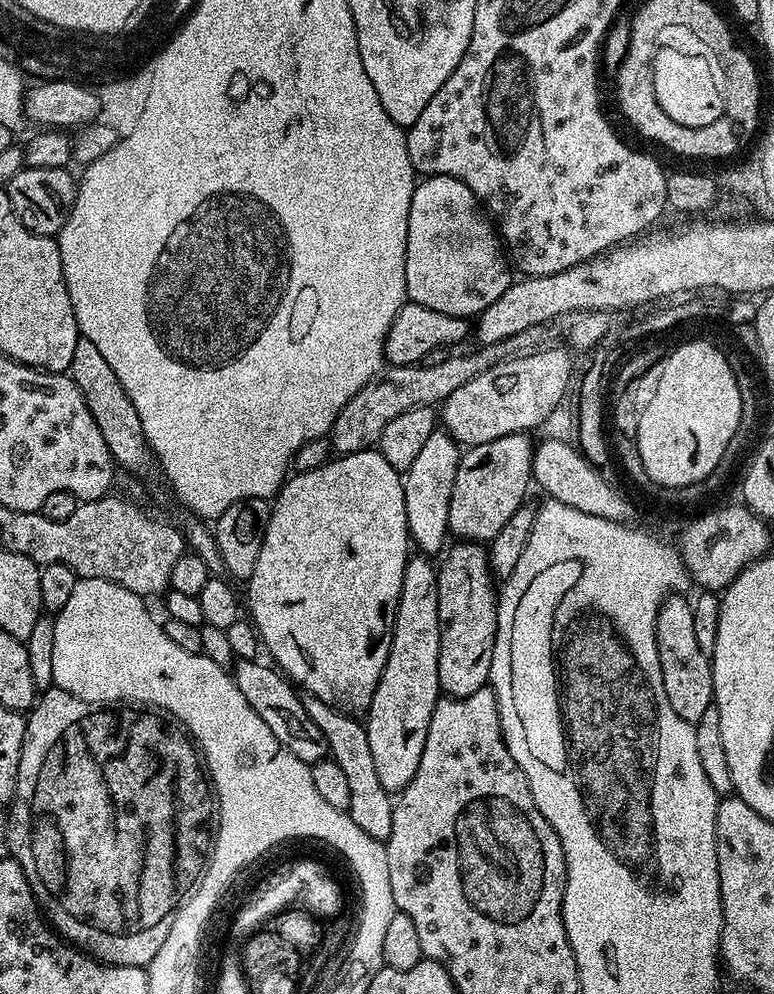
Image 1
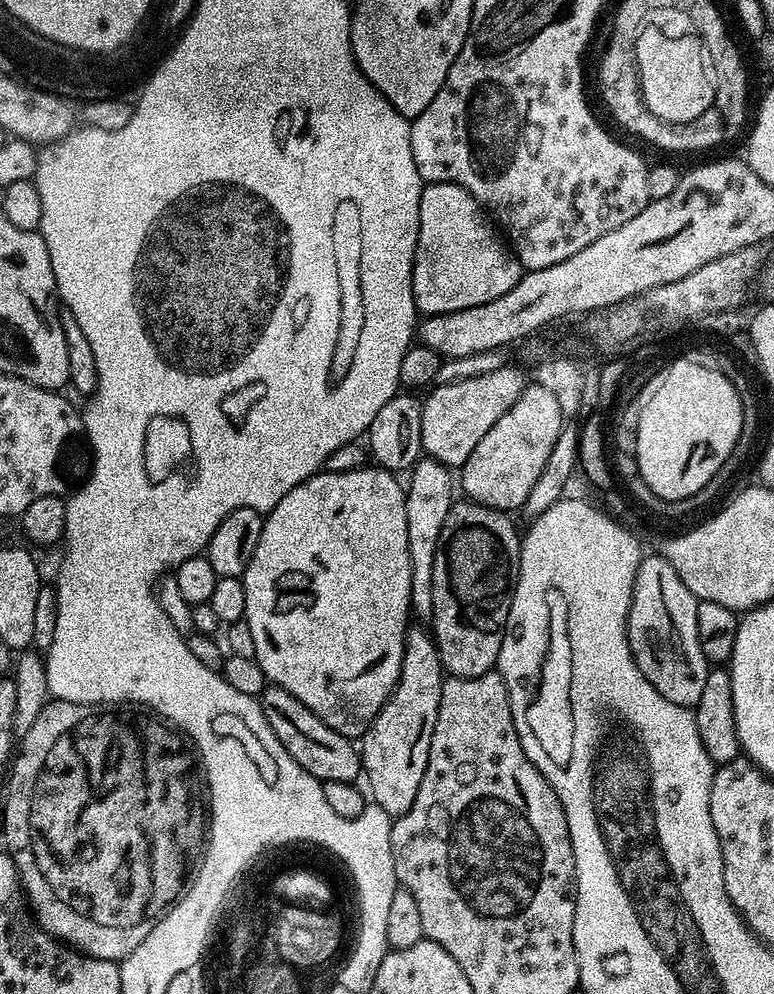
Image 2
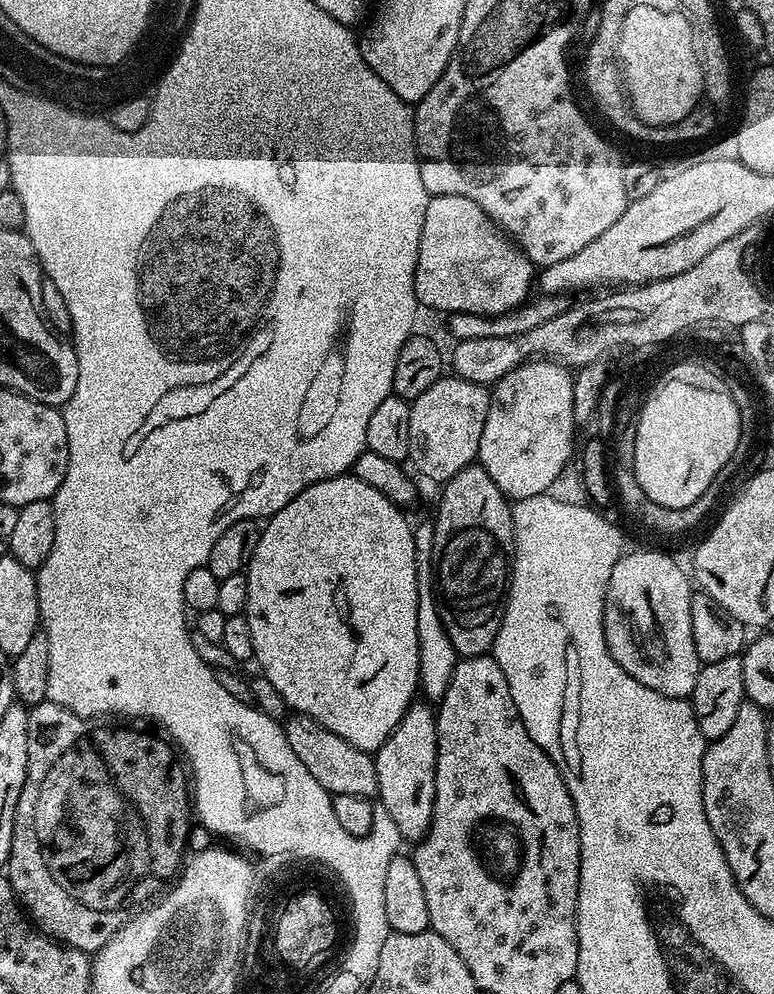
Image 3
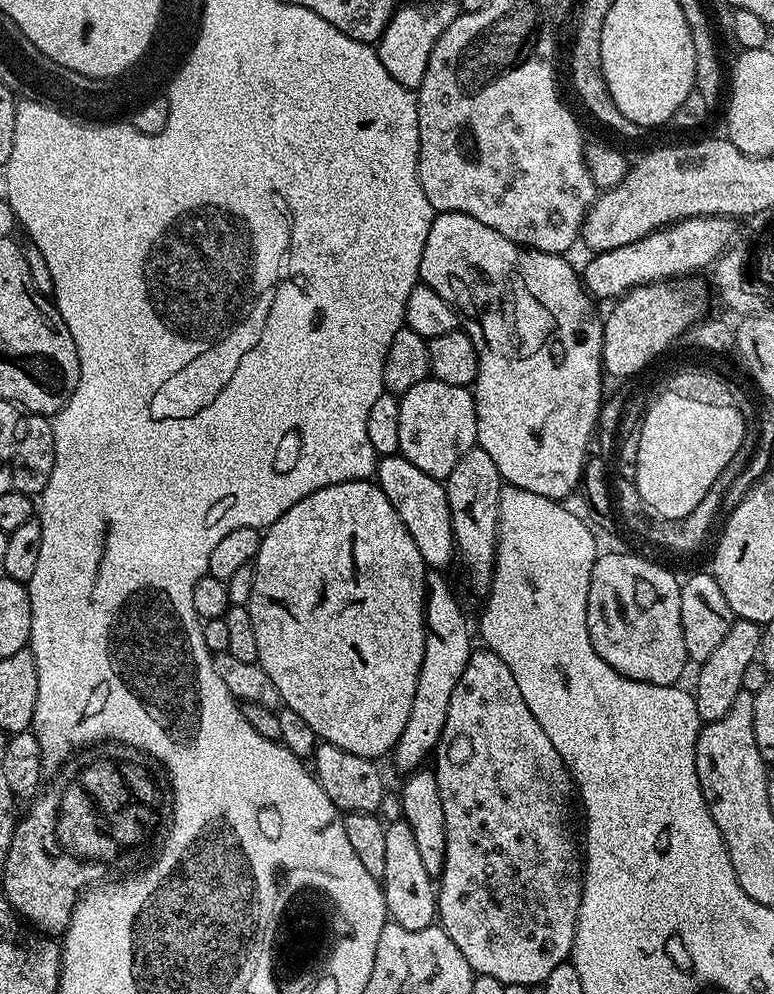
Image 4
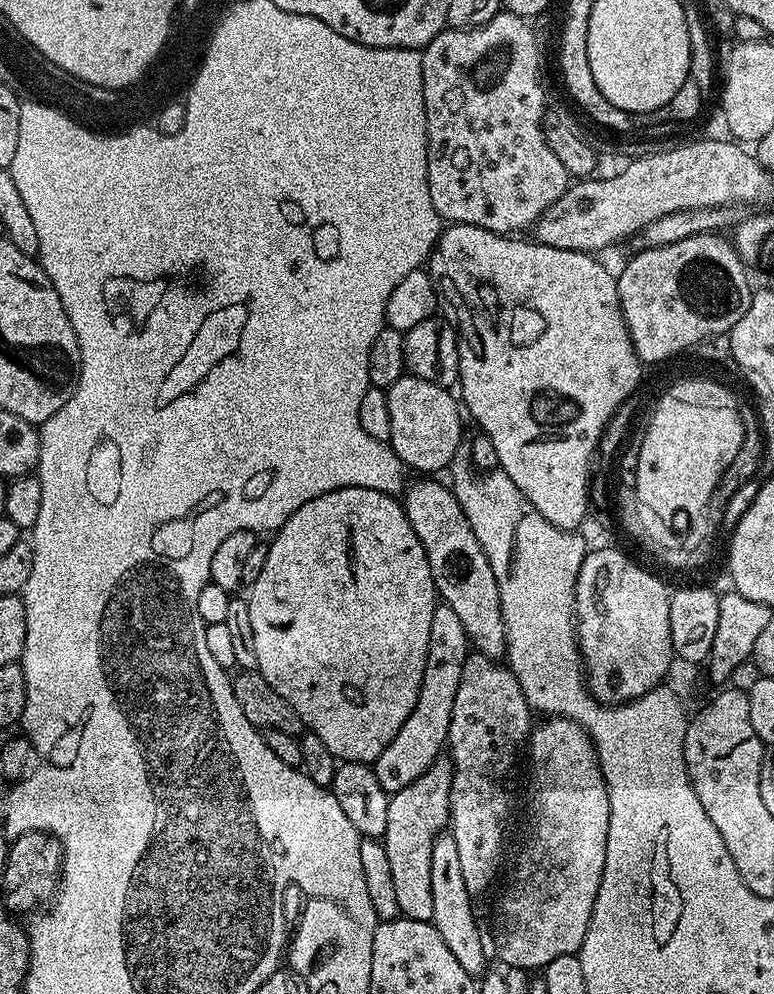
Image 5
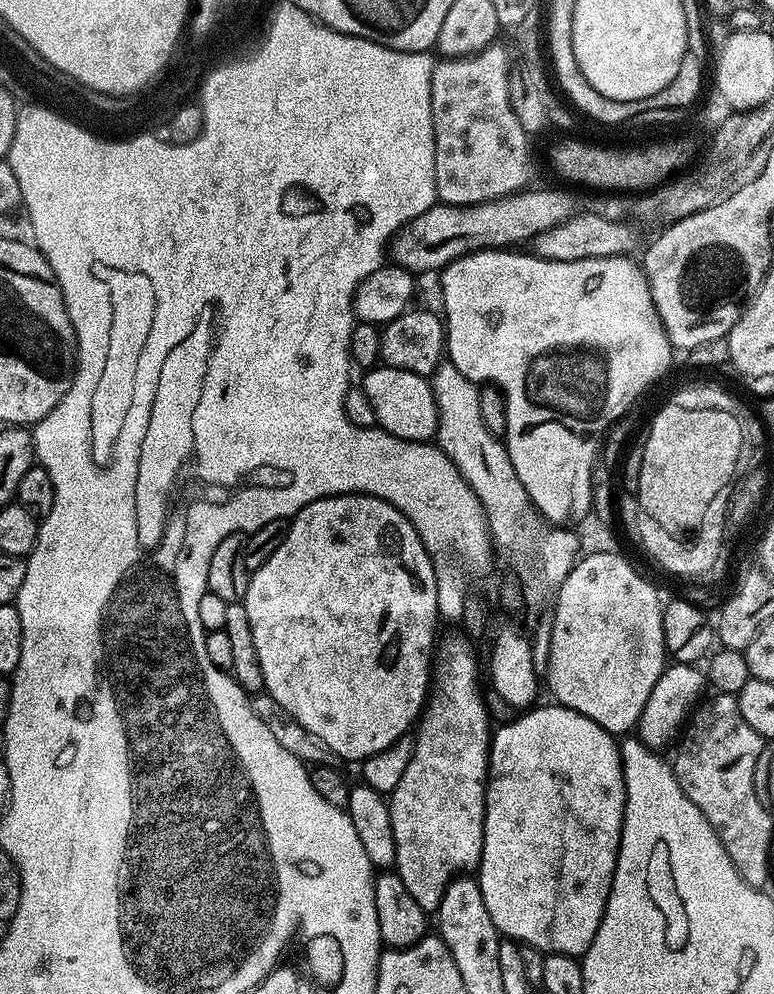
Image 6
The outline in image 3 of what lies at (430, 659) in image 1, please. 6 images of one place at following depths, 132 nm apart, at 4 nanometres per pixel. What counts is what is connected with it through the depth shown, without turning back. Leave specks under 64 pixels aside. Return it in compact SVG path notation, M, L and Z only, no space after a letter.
M414 702L402 722L374 753L378 774L379 807L383 815L398 826L405 841L419 842L428 834L434 812L434 778L436 777L436 714L427 703Z

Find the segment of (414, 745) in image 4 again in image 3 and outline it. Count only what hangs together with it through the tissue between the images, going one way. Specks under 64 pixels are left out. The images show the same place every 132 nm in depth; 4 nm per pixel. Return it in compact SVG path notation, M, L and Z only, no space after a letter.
M416 524L416 577L418 578L418 666L420 667L419 691L428 702L439 702L454 678L458 659L454 646L444 629L436 605L436 570L432 567L432 524Z

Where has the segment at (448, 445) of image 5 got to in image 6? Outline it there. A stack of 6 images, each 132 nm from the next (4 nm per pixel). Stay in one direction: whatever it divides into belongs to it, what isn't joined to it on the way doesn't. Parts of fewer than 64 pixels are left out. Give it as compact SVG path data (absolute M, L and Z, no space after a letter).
M387 366L369 368L363 373L362 387L370 406L374 406L377 425L383 431L403 440L428 442L435 437L438 426L438 406L429 377L410 374Z

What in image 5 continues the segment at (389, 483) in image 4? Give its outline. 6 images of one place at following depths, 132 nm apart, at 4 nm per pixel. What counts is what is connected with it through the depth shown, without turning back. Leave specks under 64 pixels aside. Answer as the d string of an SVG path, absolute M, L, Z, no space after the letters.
M416 478L407 485L402 496L404 512L408 516L410 526L414 526L414 534L418 534L418 542L422 542L422 550L426 550L426 562L430 562L430 574L434 578L437 597L458 614L462 621L462 630L466 630L469 645L475 651L493 658L500 658L508 651L506 626L502 616L502 598L498 594L498 578L494 578L494 570L490 570L487 554L482 550L458 498L447 483L439 484L436 478Z

